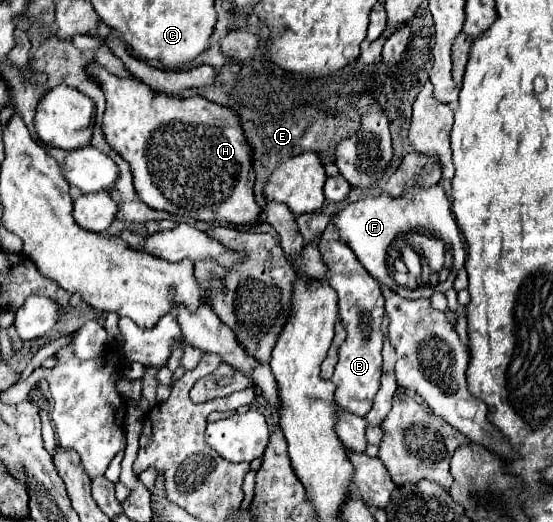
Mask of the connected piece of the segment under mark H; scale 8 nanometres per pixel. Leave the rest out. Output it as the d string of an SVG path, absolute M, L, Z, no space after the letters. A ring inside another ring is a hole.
M105 39L103 45L107 45L125 63L131 75L141 79L115 77L99 63L91 63L87 67L107 97L107 109L103 115L105 139L131 165L135 191L141 201L151 209L205 223L257 223L259 205L253 195L253 157L239 123L239 115L229 107L211 103L199 95L173 99L183 97L183 91L215 83L217 69L201 65L185 73L167 73L129 55L119 39Z

